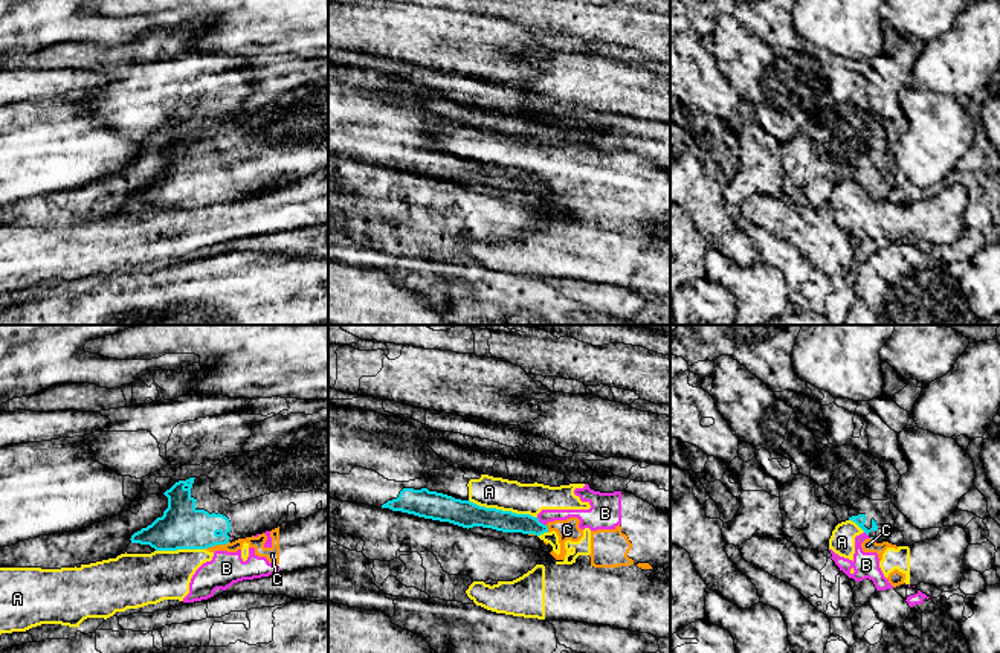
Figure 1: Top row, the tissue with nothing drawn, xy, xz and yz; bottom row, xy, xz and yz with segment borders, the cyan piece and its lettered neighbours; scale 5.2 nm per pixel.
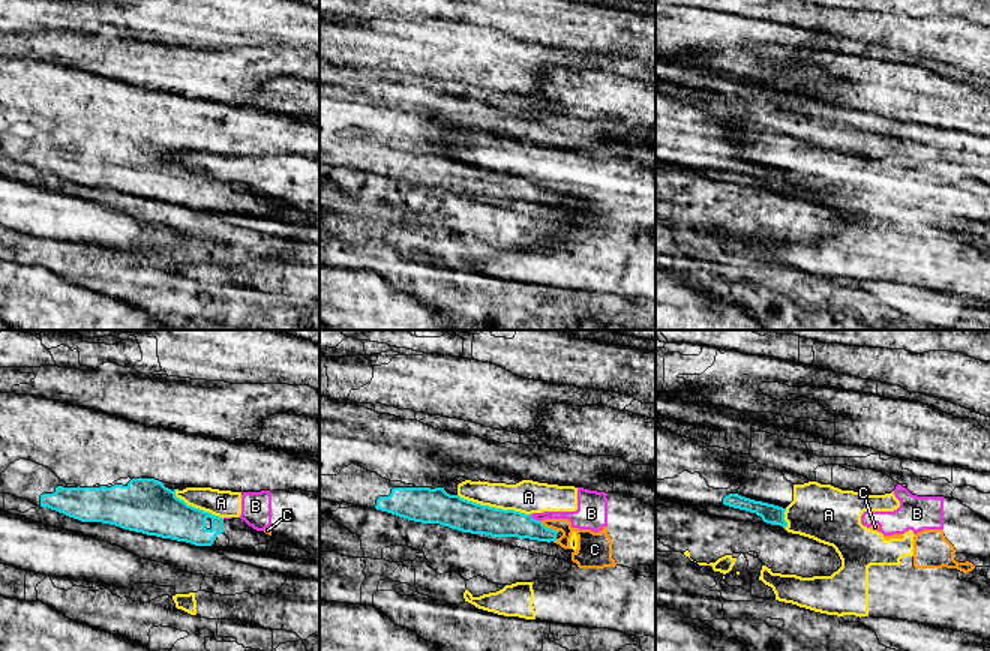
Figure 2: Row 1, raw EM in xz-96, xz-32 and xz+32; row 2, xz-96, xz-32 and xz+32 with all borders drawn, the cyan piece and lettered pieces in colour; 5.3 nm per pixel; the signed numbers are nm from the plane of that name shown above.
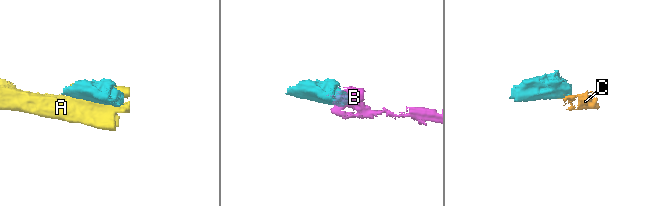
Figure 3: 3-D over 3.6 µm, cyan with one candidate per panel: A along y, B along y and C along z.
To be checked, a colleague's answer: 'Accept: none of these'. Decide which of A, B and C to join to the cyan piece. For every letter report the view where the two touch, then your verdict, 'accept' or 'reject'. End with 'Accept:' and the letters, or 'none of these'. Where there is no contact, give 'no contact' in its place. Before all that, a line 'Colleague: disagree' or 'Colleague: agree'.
Colleague: agree
A: xz | reject
B: xz | reject
C: xy | reject
Accept: none of these

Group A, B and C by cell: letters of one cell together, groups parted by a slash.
A B C

